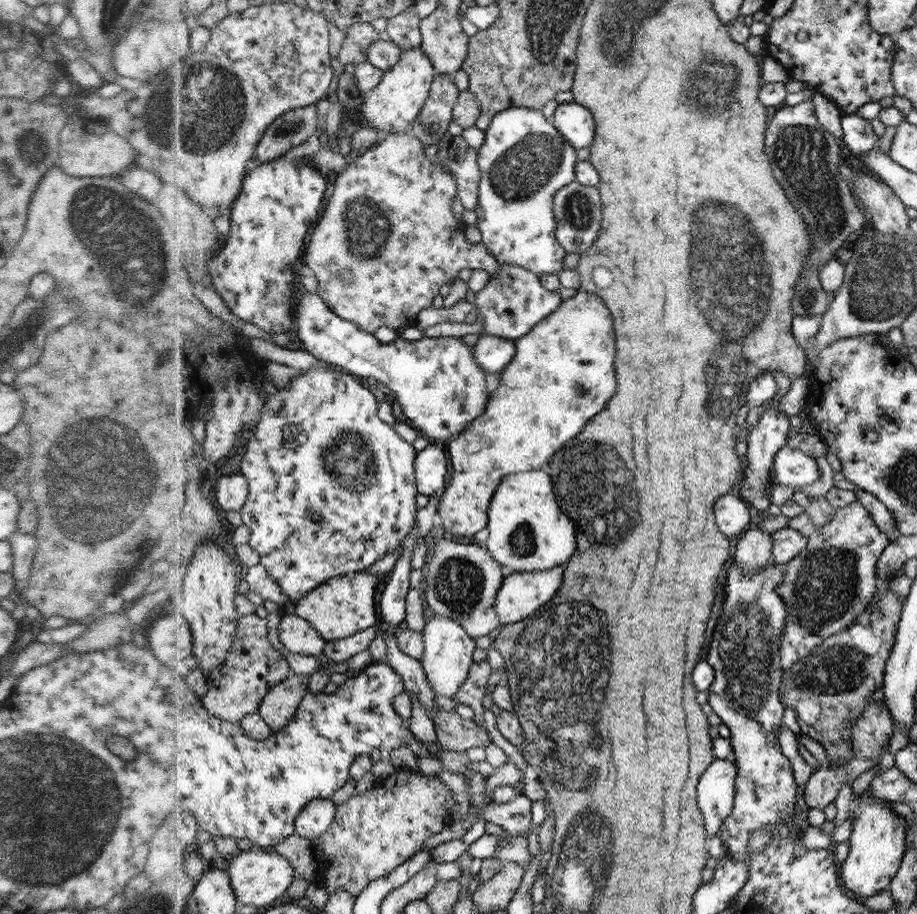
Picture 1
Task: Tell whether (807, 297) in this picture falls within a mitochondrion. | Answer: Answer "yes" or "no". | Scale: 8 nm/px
yes

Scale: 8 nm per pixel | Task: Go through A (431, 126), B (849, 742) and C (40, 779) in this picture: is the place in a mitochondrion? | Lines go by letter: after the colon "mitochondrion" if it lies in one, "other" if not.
A: mitochondrion
B: other
C: mitochondrion

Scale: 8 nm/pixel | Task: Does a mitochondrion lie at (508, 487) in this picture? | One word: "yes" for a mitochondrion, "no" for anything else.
no

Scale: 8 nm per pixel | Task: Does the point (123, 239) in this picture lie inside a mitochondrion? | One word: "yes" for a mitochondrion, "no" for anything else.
yes

